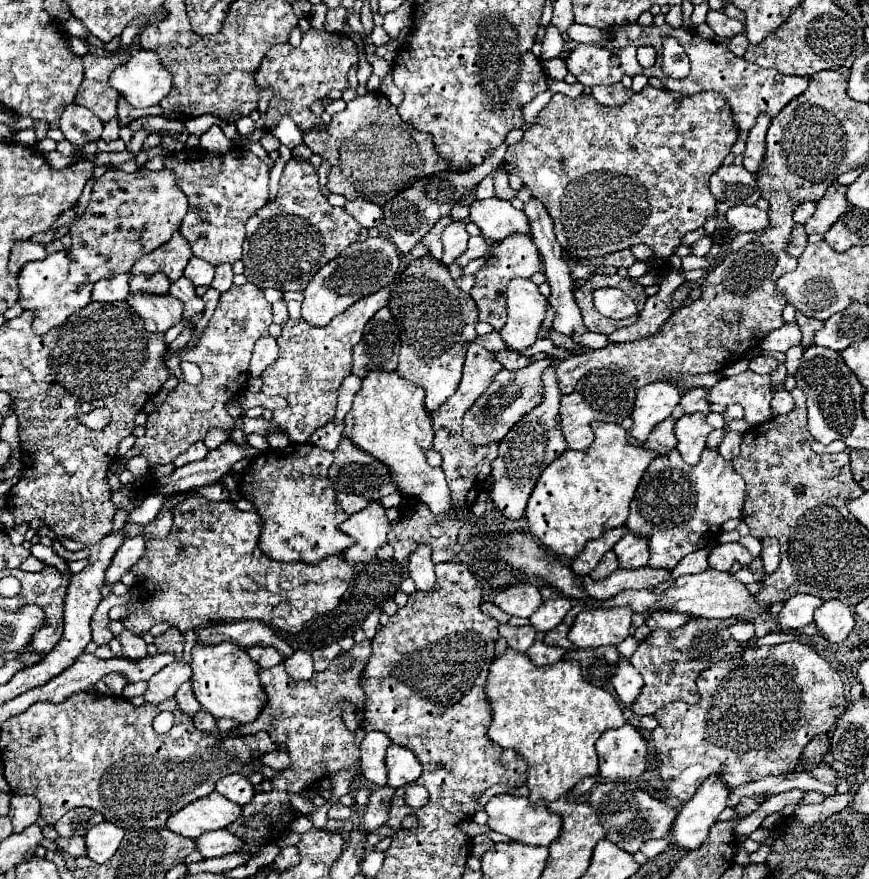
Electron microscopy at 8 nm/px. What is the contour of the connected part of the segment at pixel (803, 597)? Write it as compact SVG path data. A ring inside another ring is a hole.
M796 594L796 596L792 596L782 606L782 610L778 614L782 628L796 630L796 628L802 628L802 626L810 624L814 620L814 610L822 602L824 600L820 600L818 596L812 596L812 594Z

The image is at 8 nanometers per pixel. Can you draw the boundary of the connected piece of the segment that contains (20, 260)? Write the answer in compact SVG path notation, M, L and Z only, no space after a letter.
M24 240L24 242L12 246L8 268L16 276L26 262L44 260L44 258L46 258L46 246L44 244L38 244L38 242L32 242L32 240Z

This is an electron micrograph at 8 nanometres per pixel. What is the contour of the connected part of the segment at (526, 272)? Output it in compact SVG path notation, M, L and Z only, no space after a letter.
M512 234L502 242L496 242L490 248L492 258L488 258L486 266L476 272L476 284L470 290L470 296L476 300L480 310L480 320L488 322L494 330L502 330L506 324L506 286L514 278L530 278L534 272L542 270L540 252L526 234Z

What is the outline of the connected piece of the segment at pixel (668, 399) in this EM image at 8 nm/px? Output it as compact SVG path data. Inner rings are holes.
M652 382L638 390L632 410L632 436L646 440L650 430L668 418L680 402L680 390L670 382Z

